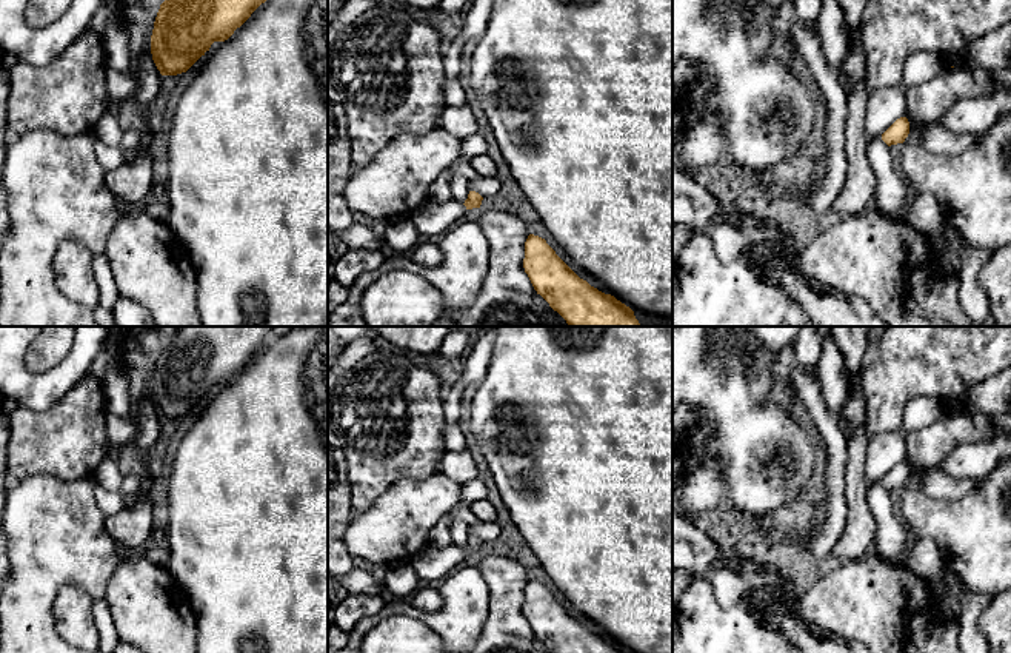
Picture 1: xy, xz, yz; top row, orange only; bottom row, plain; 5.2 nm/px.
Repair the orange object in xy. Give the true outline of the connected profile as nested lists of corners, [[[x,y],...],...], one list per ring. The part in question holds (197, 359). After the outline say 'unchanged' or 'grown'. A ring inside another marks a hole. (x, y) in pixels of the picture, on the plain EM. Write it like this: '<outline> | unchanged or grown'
[[[179,326],[169,345],[160,350],[151,380],[152,405],[162,420],[186,417],[214,387],[228,385],[272,339],[274,326]]] | unchanged

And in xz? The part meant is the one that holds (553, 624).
[[[539,581],[525,587],[523,613],[551,653],[629,653],[580,624]]] | unchanged

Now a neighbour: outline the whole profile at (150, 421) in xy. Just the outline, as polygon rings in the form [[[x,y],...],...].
[[[148,393],[145,405],[140,408],[138,434],[134,436],[137,448],[142,454],[152,453],[152,448],[160,436],[160,424],[162,419],[152,405],[151,393]]]

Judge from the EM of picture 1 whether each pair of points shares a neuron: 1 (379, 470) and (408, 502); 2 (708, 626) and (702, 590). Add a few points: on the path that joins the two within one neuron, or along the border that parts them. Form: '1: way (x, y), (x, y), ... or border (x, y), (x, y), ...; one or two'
1: border (428, 476), (419, 479), (400, 478), (367, 510); two
2: way (702, 616), (702, 599); one

